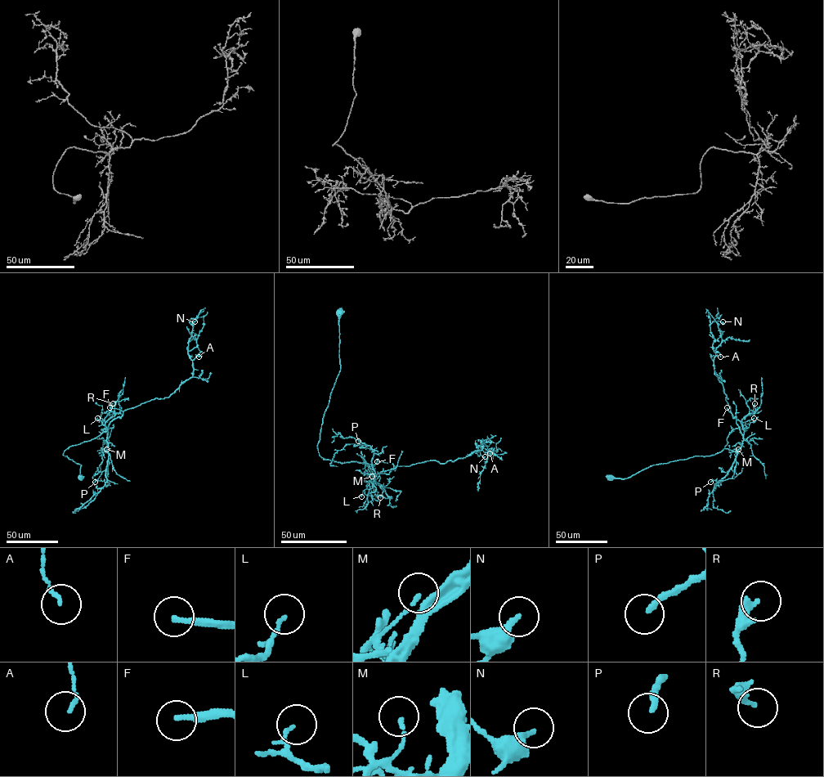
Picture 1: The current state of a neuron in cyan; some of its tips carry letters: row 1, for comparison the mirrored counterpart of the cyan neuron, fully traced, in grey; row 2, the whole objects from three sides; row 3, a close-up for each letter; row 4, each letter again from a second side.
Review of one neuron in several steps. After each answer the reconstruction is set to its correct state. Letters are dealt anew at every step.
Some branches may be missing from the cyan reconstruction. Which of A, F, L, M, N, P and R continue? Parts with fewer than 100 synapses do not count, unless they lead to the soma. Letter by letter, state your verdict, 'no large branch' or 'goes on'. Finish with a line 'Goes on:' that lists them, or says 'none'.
A: no large branch
F: goes on
L: no large branch
M: no large branch
N: no large branch
P: no large branch
R: no large branch
Goes on: F

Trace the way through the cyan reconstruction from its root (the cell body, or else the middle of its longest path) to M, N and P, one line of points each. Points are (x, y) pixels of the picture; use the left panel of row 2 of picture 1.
M: (78, 478), (81, 464), (64, 455), (64, 451), (70, 446), (97, 437), (105, 428), (108, 451), (106, 449)
N: (78, 478), (66, 449), (192, 376), (194, 321)
P: (78, 478), (81, 464), (64, 455), (64, 451), (97, 437), (105, 428), (107, 481), (95, 482)

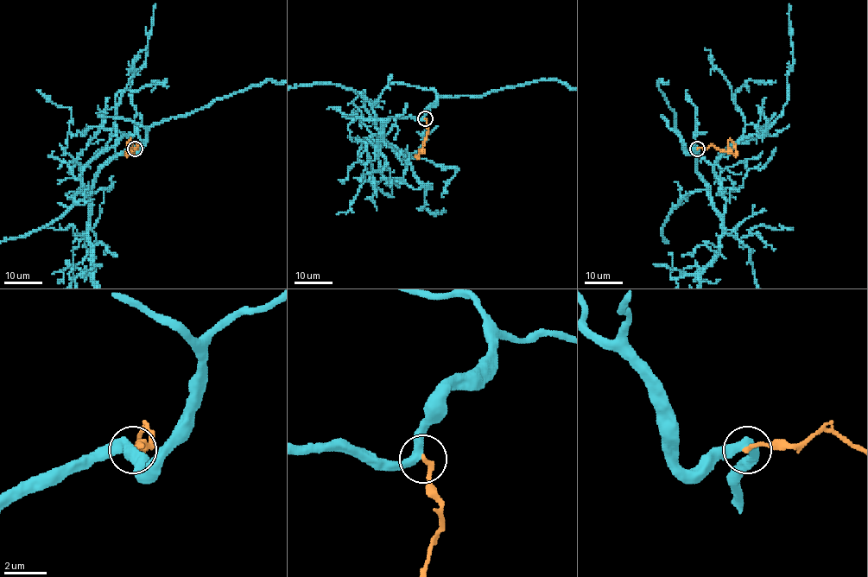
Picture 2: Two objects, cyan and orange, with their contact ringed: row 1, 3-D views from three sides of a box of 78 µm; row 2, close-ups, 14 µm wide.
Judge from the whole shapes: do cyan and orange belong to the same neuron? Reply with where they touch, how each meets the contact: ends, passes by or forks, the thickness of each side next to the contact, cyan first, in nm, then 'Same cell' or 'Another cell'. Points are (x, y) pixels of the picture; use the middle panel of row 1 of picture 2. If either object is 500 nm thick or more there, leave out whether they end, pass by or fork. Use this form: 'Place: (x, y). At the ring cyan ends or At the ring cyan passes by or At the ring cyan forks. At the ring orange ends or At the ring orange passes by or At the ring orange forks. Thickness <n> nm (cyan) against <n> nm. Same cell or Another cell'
Place: (425, 118). At the ring cyan passes by. At the ring orange ends. Thickness 440 nm (cyan) against 200 nm. Another cell

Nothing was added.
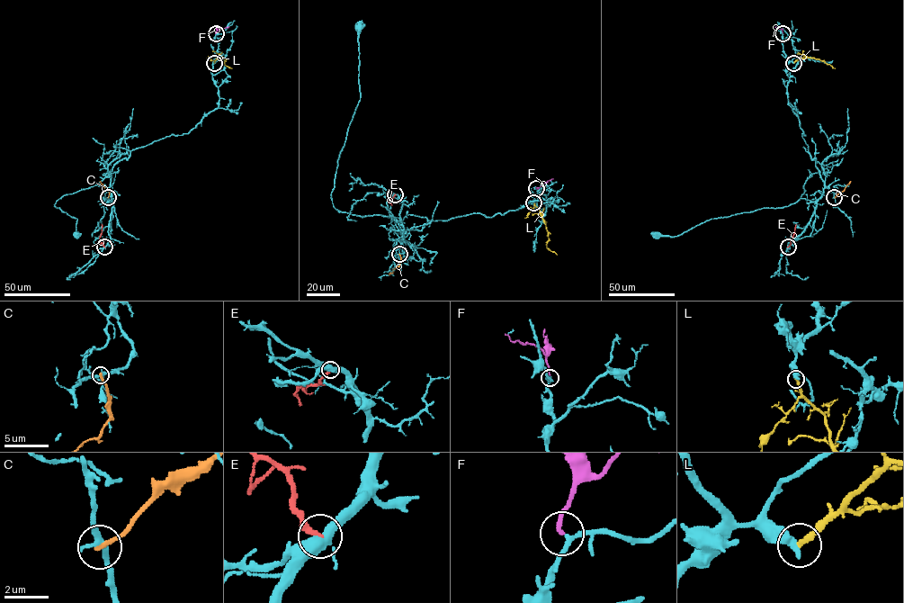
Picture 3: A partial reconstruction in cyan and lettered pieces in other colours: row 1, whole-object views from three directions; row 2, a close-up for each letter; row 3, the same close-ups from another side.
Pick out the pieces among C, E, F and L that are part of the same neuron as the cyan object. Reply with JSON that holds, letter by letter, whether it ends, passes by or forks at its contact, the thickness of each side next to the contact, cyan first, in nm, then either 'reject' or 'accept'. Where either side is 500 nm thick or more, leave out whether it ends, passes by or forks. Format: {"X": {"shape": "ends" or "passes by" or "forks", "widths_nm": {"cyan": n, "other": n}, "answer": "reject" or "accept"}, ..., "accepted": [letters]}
{"C": {"shape": "ends", "widths_nm": {"cyan": 260, "other": 200}, "answer": "reject"}, "E": {"shape": "ends", "widths_nm": {"cyan": 440, "other": 260}, "answer": "reject"}, "F": {"shape": "ends", "widths_nm": {"cyan": 190, "other": 180}, "answer": "accept"}, "L": {"shape": "ends", "widths_nm": {"cyan": 480, "other": 260}, "answer": "reject"}, "accepted": ["F"]}

